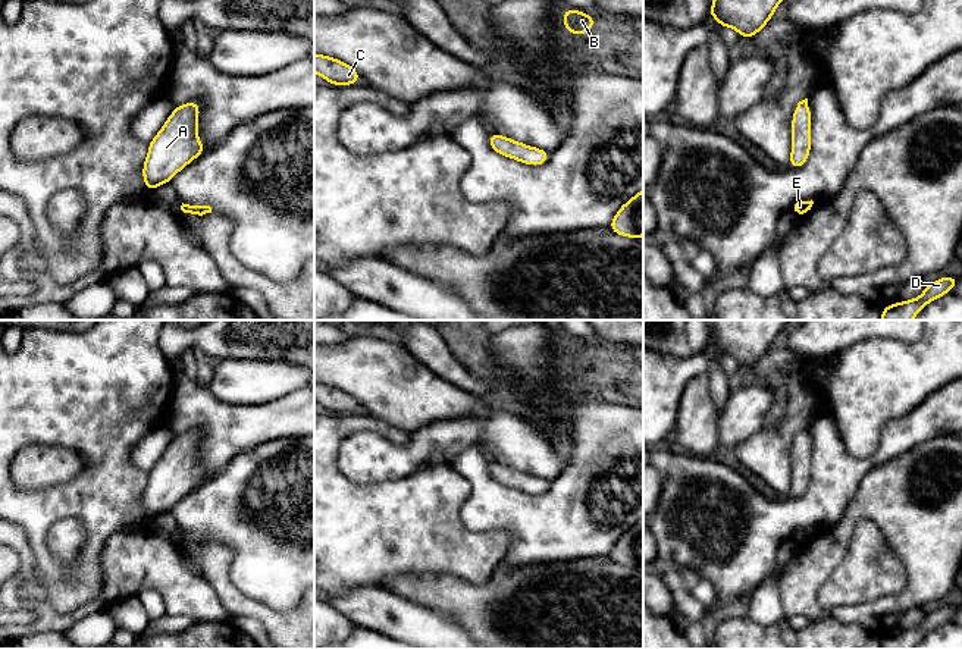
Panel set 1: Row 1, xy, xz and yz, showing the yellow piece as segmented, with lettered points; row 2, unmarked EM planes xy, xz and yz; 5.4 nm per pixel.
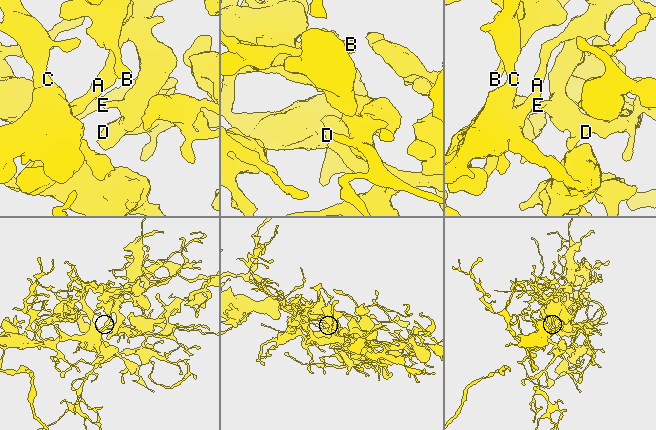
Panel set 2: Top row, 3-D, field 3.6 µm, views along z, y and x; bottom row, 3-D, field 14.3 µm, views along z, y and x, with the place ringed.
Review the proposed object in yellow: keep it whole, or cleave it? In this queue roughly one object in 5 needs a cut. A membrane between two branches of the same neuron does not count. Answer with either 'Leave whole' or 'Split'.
Leave whole

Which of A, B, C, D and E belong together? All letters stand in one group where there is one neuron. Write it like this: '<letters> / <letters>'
A B C D E

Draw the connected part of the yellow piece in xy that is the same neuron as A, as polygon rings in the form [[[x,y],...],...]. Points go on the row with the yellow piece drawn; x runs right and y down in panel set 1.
[[[197,101],[176,106],[148,142],[148,154],[142,166],[147,192],[169,184],[179,170],[207,150],[197,135],[200,107]]]

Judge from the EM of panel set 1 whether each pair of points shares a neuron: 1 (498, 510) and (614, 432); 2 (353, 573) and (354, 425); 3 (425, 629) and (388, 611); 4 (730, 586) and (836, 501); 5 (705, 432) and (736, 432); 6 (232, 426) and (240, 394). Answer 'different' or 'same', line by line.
1: same
2: same
3: same
4: same
5: different
6: different

